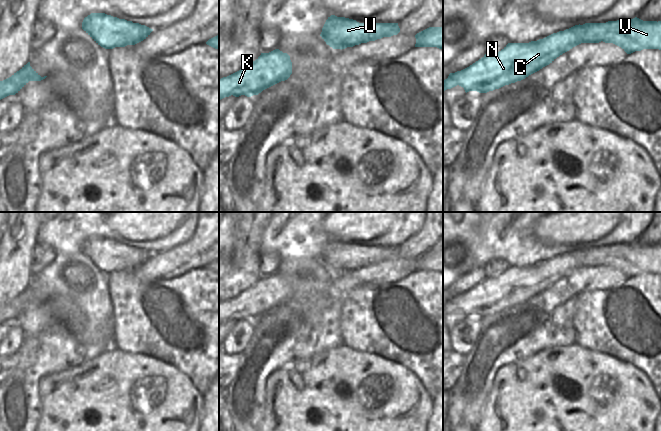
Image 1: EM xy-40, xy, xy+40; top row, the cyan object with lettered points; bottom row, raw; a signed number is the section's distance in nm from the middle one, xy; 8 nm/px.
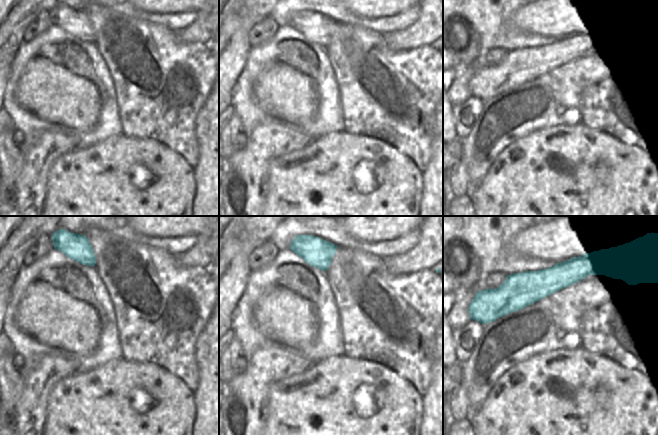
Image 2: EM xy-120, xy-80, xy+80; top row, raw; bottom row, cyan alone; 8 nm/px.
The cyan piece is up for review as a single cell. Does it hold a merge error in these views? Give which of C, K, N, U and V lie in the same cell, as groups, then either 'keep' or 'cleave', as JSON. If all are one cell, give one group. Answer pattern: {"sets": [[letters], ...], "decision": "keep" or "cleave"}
{"sets": [["C", "K", "N"], ["U", "V"]], "decision": "cleave"}

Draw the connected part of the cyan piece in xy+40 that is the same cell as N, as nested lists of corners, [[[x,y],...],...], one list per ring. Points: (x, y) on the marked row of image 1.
[[[559,31],[529,43],[508,43],[497,53],[486,53],[469,67],[450,73],[443,90],[457,85],[465,92],[487,93],[521,81],[552,63],[582,42],[571,31]]]

